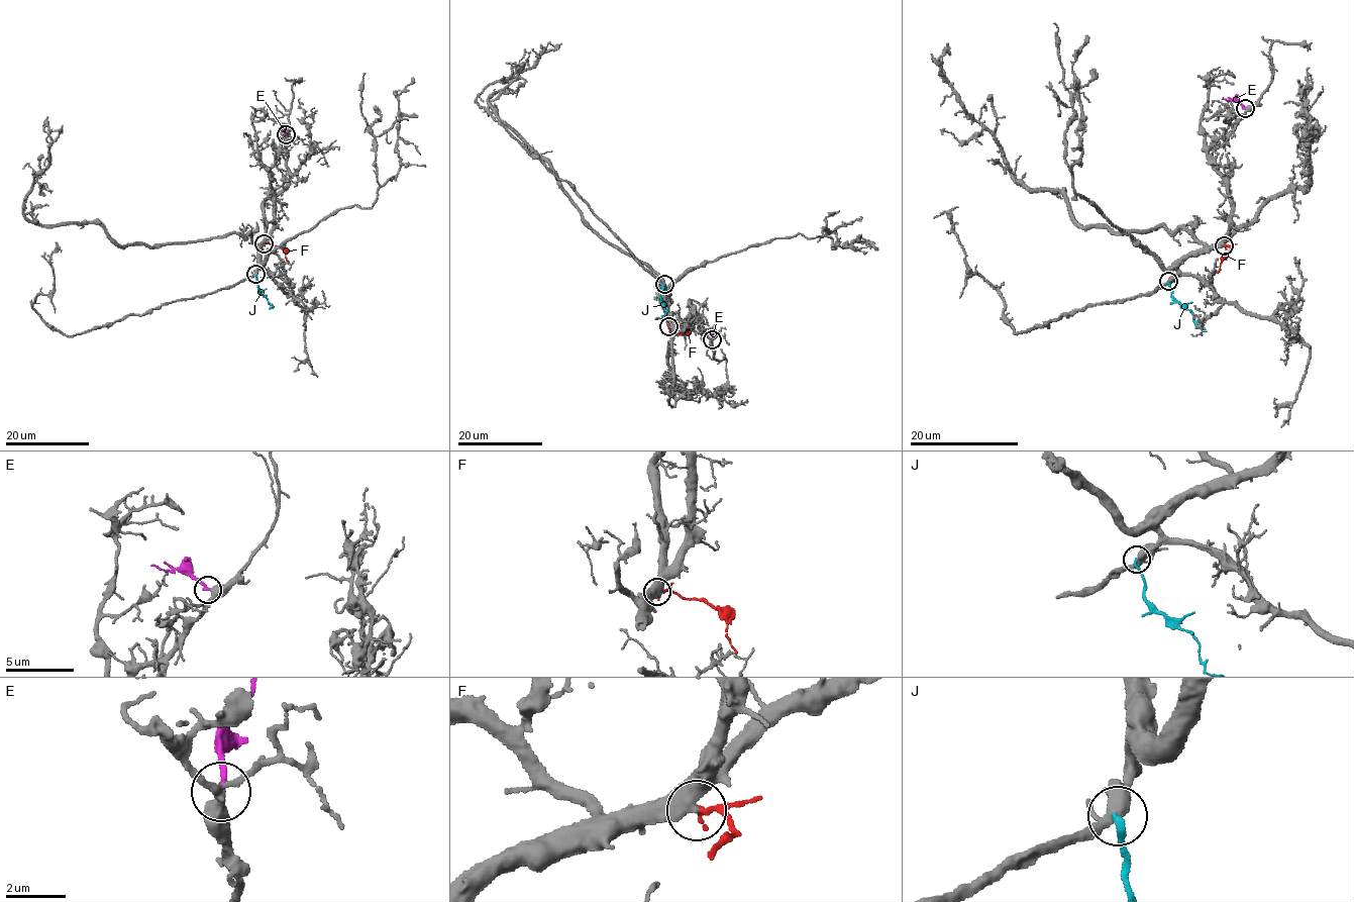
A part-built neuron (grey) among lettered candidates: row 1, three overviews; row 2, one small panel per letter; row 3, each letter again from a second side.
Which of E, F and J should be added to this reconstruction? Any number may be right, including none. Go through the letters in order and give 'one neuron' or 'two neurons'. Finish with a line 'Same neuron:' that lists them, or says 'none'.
E: one neuron
F: two neurons
J: two neurons
Same neuron: E

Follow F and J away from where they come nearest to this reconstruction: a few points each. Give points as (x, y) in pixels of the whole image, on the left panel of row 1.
F: (264, 243), (280, 245), (288, 263)
J: (255, 274), (257, 284), (272, 306), (269, 309)

